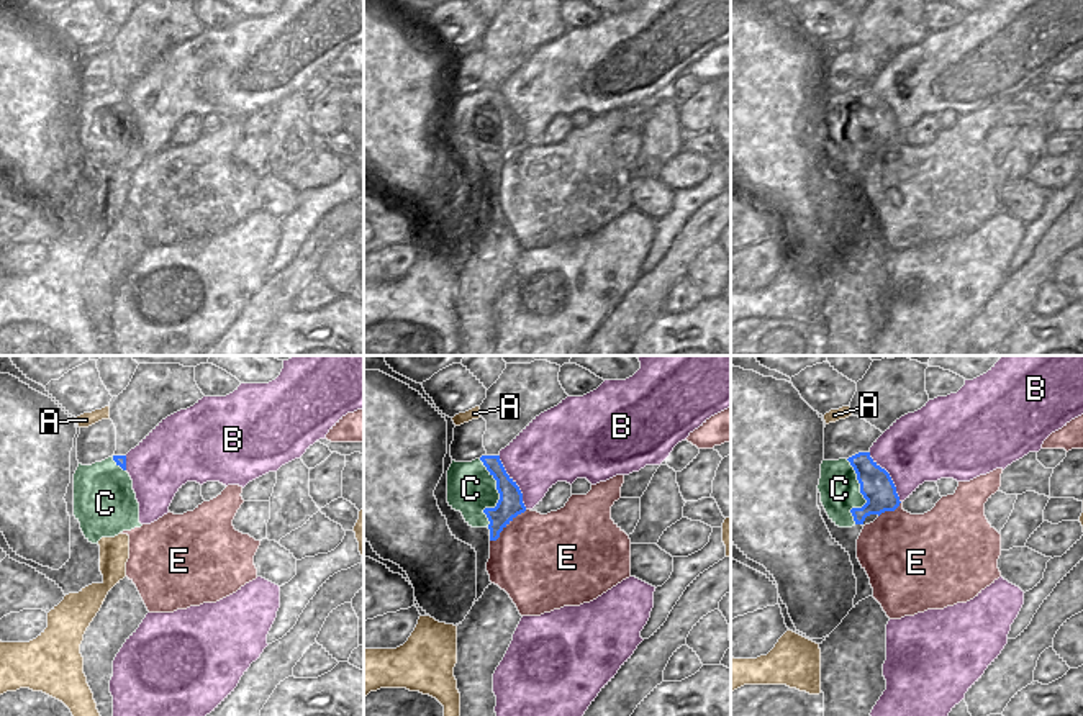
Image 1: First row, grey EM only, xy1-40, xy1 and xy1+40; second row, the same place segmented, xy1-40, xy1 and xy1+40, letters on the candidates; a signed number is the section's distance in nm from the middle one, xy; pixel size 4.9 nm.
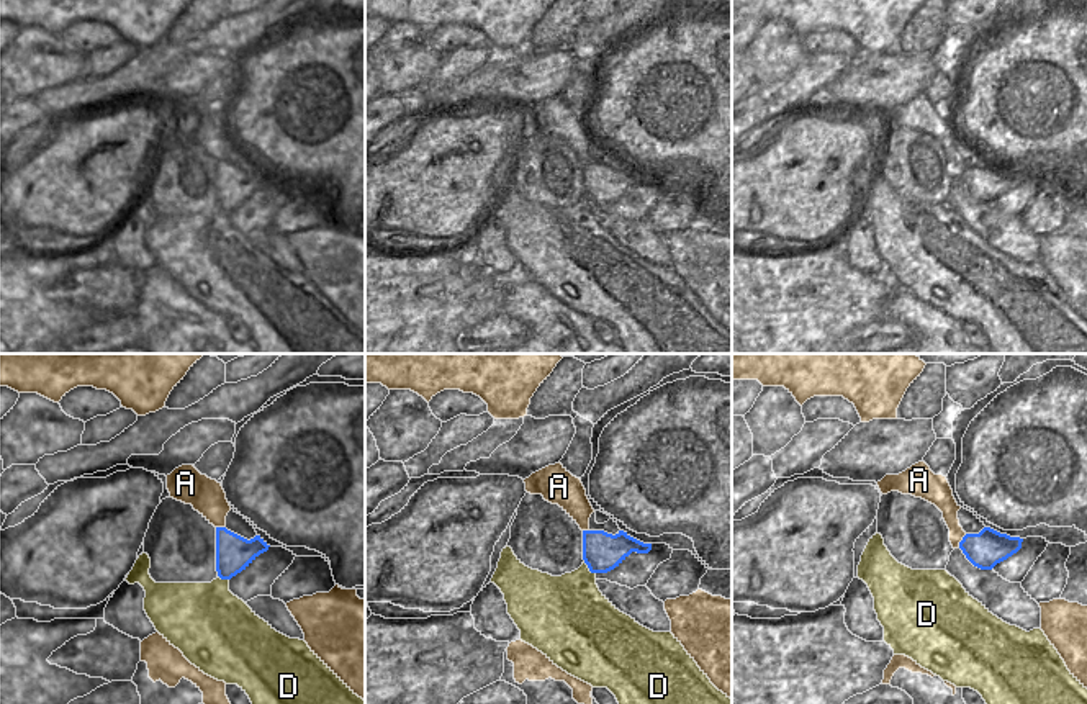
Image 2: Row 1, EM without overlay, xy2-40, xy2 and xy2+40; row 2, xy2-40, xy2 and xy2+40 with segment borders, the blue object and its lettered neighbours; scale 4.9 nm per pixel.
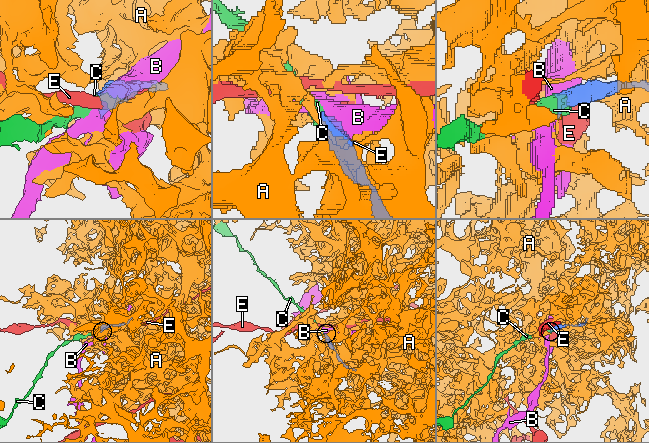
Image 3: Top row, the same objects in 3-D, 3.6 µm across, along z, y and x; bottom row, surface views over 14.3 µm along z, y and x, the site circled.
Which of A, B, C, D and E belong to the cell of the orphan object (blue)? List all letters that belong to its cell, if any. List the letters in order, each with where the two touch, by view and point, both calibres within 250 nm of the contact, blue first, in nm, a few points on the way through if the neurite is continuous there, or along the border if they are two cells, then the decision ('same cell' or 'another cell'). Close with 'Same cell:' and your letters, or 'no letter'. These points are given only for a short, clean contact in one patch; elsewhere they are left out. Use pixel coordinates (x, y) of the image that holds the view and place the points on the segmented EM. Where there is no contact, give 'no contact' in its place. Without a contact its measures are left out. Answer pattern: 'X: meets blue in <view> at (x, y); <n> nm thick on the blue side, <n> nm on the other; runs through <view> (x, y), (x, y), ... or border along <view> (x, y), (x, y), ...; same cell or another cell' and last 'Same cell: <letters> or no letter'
A: meets blue in xy2+40 at (961, 541); 180 nm thick on the blue side, 120 nm on the other; another cell
B: meets blue in xy1 at (513, 482); 120 nm thick on the blue side, 320 nm on the other; another cell
C: meets blue in xy1 at (500, 497); 120 nm thick on the blue side, 240 nm on the other; runs through xy1 (510, 505), (500, 497), (471, 489); same cell
D: meets blue in xy2 at (588, 567); 190 nm thick on the blue side, 380 nm on the other; border along xy2 (583, 562), (595, 573); another cell
E: meets blue in xy1 at (505, 526); 120 nm thick on the blue side, 460 nm on the other; border along xy1 (526, 510), (490, 541); another cell
Same cell: C

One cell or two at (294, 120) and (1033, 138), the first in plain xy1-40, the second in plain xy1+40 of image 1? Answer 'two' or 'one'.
one

